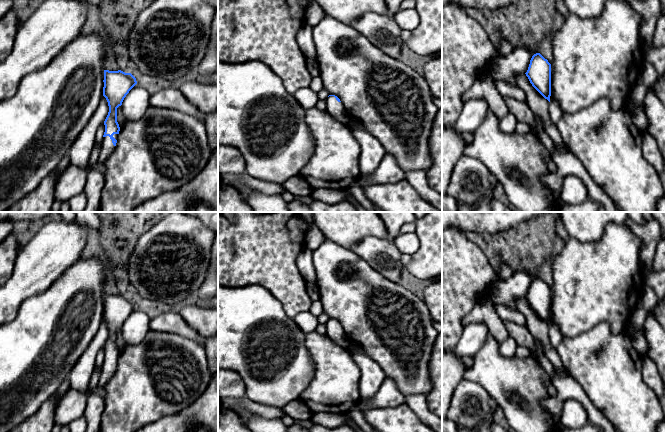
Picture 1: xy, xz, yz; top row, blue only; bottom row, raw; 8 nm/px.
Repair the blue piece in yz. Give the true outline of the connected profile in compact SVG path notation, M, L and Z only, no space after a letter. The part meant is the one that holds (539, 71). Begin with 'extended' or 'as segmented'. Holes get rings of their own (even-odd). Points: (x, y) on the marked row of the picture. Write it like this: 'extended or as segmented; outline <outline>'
as segmented; outline M540 53L532 56L525 73L532 86L550 102L551 64Z

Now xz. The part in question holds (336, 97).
extended; outline M329 95L326 99L326 111L334 118L339 120L341 123L350 126L352 119L344 108L344 105L340 99L335 95Z

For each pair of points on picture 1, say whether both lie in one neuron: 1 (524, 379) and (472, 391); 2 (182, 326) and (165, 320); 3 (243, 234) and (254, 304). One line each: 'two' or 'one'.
1: two
2: one
3: two

